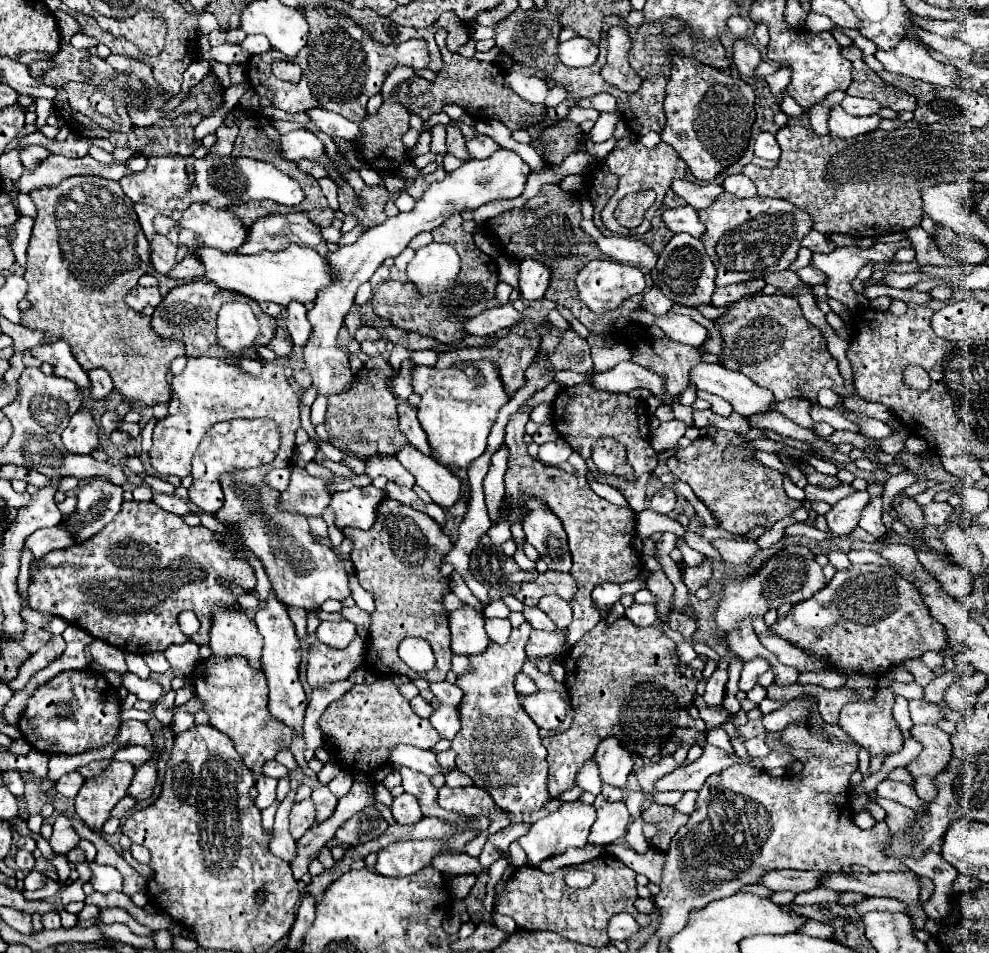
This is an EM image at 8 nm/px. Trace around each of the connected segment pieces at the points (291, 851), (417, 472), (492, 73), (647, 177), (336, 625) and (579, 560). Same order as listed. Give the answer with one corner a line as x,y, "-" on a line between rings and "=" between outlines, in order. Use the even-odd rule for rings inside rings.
292,780
292,792
278,806
276,824
274,824
274,838
270,840
270,852
274,856
278,856
280,860
286,860
286,862
290,862
296,856
296,842
294,842
292,834
288,832
288,814
290,814
290,808
292,808
292,800
294,800
296,788
298,788
298,782
=
404,446
396,454
396,458
404,468
408,468
414,474
416,484
424,488
430,494
432,502
436,502
438,506
450,508
460,500
460,478
448,472
448,468
444,468
436,460
424,456
418,448
=
438,30
435,34
435,41
439,47
443,68
437,72
429,91
424,92
417,98
408,96
408,88
402,88
398,94
398,100
408,108
412,114
420,114
422,120
428,120
432,114
440,112
440,108
446,102
454,102
464,108
466,114
470,114
474,120
488,120
488,118
498,118
502,120
510,130
520,130
520,128
530,128
532,124
540,124
546,116
546,106
544,104
528,104
520,96
516,96
514,90
510,90
504,84
504,70
498,64
492,62
480,62
473,58
465,58
457,53
449,52
446,46
447,32
=
638,142
638,144
630,144
630,146
626,146
624,150
612,150
612,152
606,156
604,162
606,162
606,166
610,168
610,172
620,178
620,186
618,186
618,190
614,192
614,196
608,200
606,208
602,210
602,222
604,222
604,226
606,226
608,230
612,230
612,232
616,232
616,234
620,234
620,236
634,236
634,234
644,234
644,232
648,232
648,230
650,230
652,214
658,210
658,206
660,206
662,200
664,200
664,194
670,190
670,182
672,182
674,178
686,178
686,164
680,160
680,156
676,156
674,148
668,146
668,144
660,144
660,146
654,148
654,150
644,148
640,142
-
638,190
654,190
654,192
656,192
656,202
654,202
654,208
650,210
650,214
644,216
642,224
640,224
638,228
628,230
628,228
624,228
624,226
618,226
618,222
616,222
616,218
614,218
614,210
616,210
618,202
620,202
626,194
632,194
632,192
638,192
=
344,620
344,622
322,622
316,630
316,636
320,642
324,642
332,648
346,648
356,636
356,626
348,620
=
516,412
510,416
510,422
506,426
506,446
510,450
508,456
508,470
506,470
506,496
512,500
512,512
510,512
510,524
516,522
516,518
526,516
526,508
518,508
518,496
528,500
530,496
542,498
554,514
564,522
564,530
568,534
568,544
572,552
572,568
570,574
574,576
578,584
576,596
570,600
572,606
572,622
568,626
568,640
566,648
572,648
590,628
598,622
598,612
592,608
592,590
598,584
614,582
622,584
628,580
634,580
642,572
642,562
636,550
632,548
632,540
636,536
636,516
626,506
614,506
600,498
586,480
586,462
578,452
572,452
570,464
574,466
576,474
562,472
556,466
546,466
532,458
526,450
524,438
524,426
530,420
528,412

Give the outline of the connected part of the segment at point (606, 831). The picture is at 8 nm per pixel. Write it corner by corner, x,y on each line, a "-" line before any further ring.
598,794
594,808
598,812
598,818
590,828
590,836
588,836
590,844
606,846
626,834
626,828
630,824
630,814
628,814
624,802
610,804
602,798
602,794

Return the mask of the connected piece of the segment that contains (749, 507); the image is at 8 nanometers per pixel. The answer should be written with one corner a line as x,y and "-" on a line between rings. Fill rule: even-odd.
720,430
714,438
700,436
688,448
678,448
666,462
670,472
686,482
694,494
706,504
718,526
728,532
748,532
757,526
770,529
784,516
802,506
800,500
790,500
782,488
782,474
756,462
734,462
732,454
754,454
754,450
742,448
746,440
740,434

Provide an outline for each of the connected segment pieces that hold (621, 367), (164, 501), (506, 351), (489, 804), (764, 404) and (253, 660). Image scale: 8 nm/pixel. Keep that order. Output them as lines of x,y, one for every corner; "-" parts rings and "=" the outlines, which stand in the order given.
620,362
616,368
602,372
602,374
588,374
592,378
594,388
606,392
628,392
634,388
646,388
664,404
680,402
680,396
670,396
666,392
666,380
652,370
646,370
634,362
=
154,494
154,502
156,502
162,510
166,510
166,512
170,512
170,514
176,514
176,516
186,516
186,514
190,514
188,504
186,504
184,500
180,500
180,498
176,498
176,496
170,496
170,494
=
508,334
500,338
492,348
458,348
458,350
438,351
438,369
457,365
462,360
480,360
488,358
498,362
500,376
510,394
514,394
524,384
524,370
532,364
536,352
540,348
540,338
528,338
518,334
=
466,786
466,788
440,788
438,792
438,804
448,810
462,816
490,816
492,826
488,828
490,834
496,834
496,830
502,830
510,824
510,818
504,810
498,810
492,796
478,786
=
698,364
690,372
690,380
700,390
728,400
734,406
734,412
744,418
776,410
774,406
778,400
772,396
772,392
760,388
742,372
732,372
720,364
=
216,608
210,628
210,648
214,656
232,658
244,656
252,668
260,668
260,648
262,640
256,624
248,620
242,610

